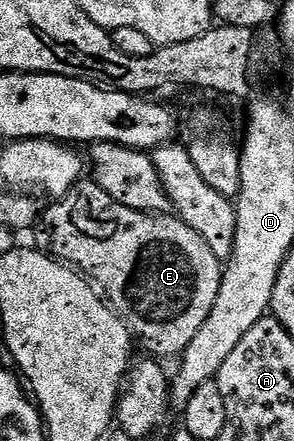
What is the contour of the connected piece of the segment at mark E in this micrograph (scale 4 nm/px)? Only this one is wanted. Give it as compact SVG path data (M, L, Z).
M93 181L75 183L68 194L51 203L54 204L43 210L36 227L38 239L43 243L39 244L53 258L93 280L131 332L146 342L151 356L181 356L188 345L192 345L192 337L200 333L200 325L208 321L208 313L212 313L212 305L216 305L216 293L220 293L224 263L208 249L208 241L173 214L149 215L128 209L128 205L120 205L120 201L112 201L112 197Z

